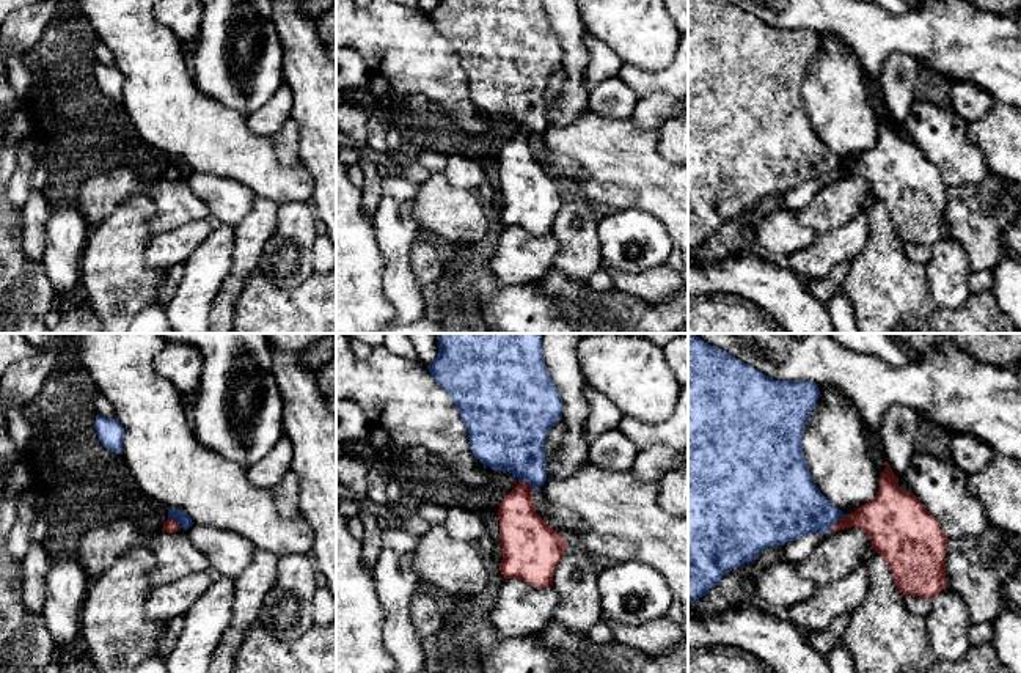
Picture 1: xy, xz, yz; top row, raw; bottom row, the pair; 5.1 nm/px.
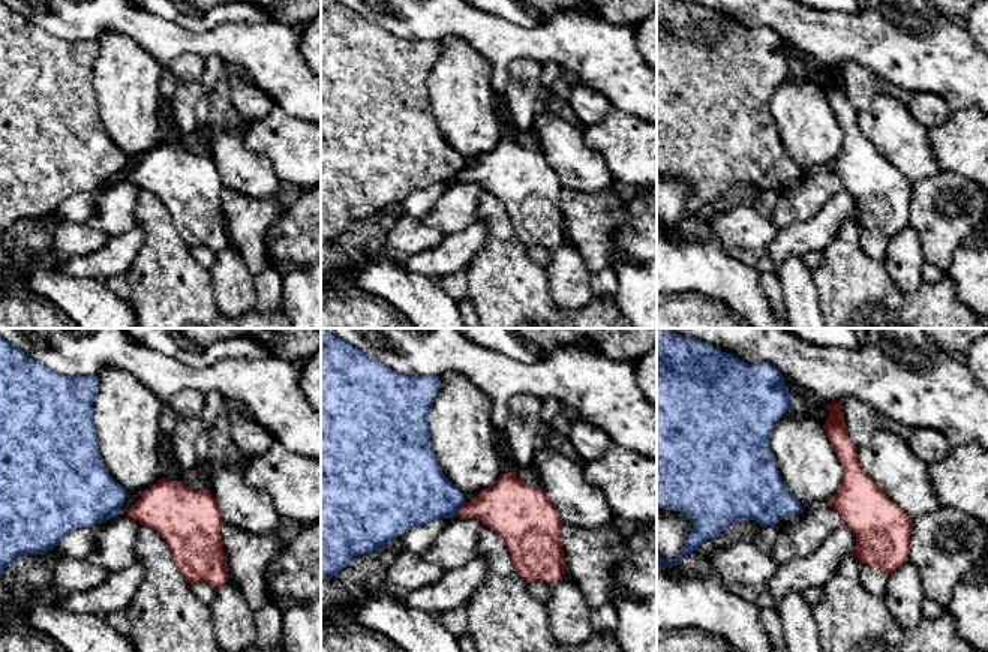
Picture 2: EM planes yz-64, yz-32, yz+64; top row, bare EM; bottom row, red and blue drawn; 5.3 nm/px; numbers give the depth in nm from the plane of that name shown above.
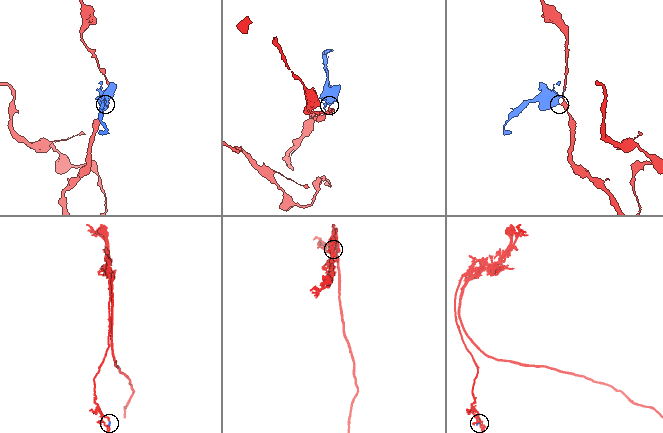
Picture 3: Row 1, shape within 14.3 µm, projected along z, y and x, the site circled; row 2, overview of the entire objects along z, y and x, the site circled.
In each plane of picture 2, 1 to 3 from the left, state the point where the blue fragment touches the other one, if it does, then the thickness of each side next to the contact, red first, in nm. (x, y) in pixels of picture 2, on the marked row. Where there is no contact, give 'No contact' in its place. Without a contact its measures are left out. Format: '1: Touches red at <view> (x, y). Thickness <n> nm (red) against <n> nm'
1: No contact
2: Touches red at yz-32 (459, 510). Thickness 280 nm (red) against 360 nm
3: No contact

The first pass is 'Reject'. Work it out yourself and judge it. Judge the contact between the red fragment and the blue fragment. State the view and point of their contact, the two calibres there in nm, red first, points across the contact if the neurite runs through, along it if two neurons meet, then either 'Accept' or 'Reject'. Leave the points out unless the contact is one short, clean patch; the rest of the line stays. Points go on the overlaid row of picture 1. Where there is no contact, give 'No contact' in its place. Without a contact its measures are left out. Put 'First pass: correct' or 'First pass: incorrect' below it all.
Touches red at yz (838, 522). Thickness 240 nm (red) against 320 nm. Boundary: yz (844, 514), (828, 530). Reject
First pass: correct

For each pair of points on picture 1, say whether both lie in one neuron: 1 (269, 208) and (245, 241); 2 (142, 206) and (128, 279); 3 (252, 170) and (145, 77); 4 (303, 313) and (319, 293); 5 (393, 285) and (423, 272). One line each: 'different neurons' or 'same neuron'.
1: same neuron
2: same neuron
3: same neuron
4: same neuron
5: different neurons

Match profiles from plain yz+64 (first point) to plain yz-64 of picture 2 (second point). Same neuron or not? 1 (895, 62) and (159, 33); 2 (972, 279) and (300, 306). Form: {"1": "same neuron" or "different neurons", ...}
{"1": "same neuron", "2": "same neuron"}

